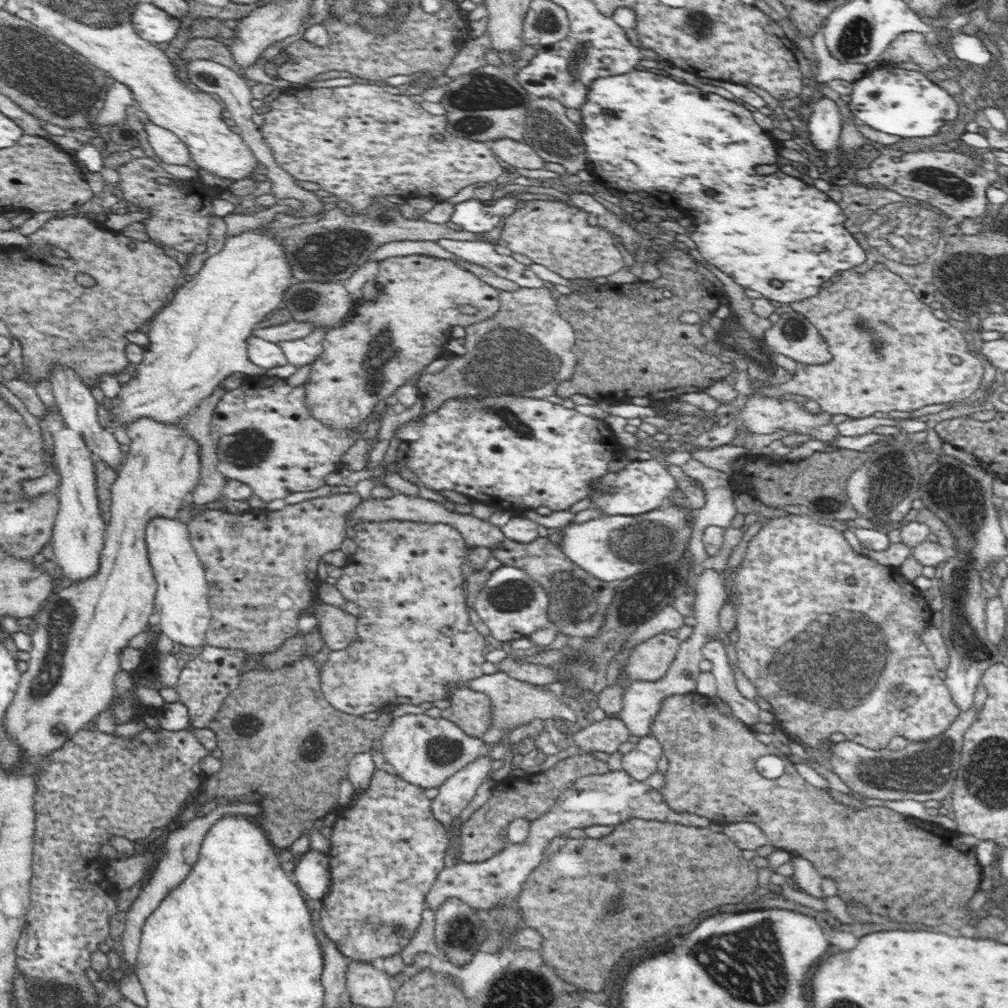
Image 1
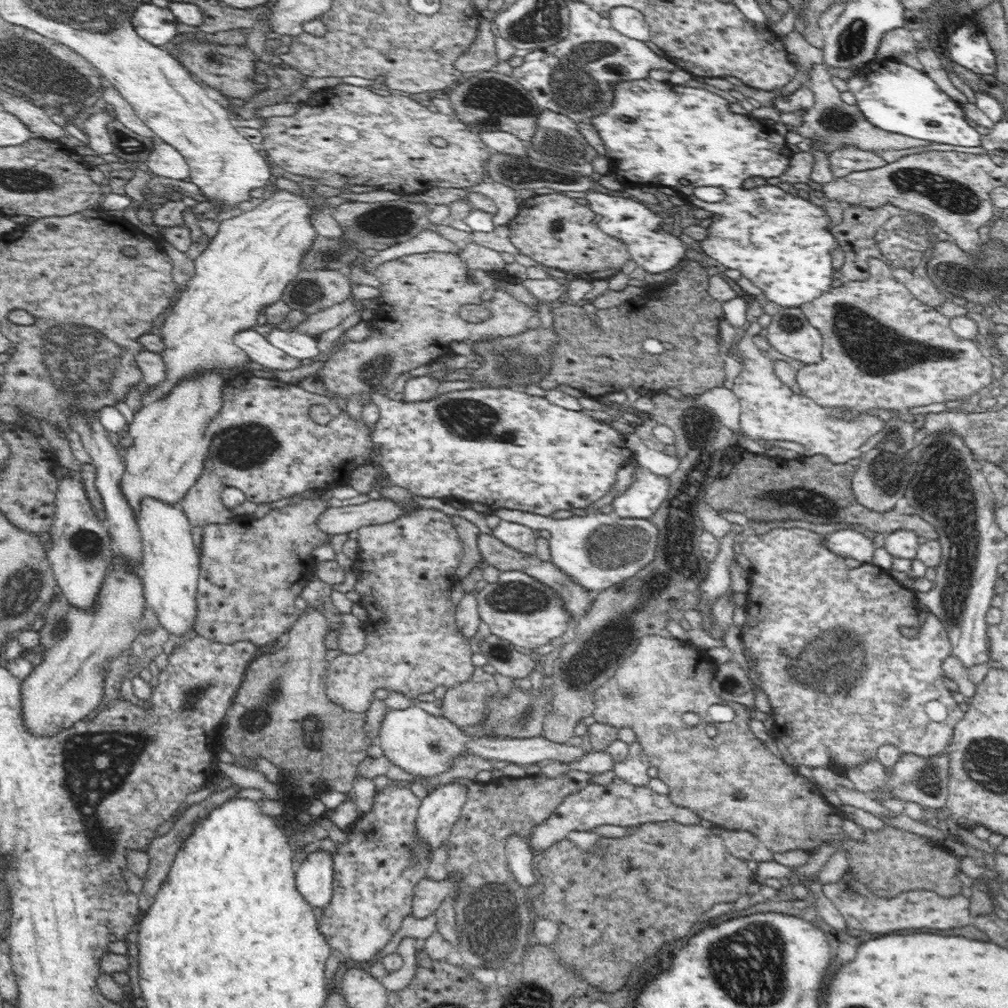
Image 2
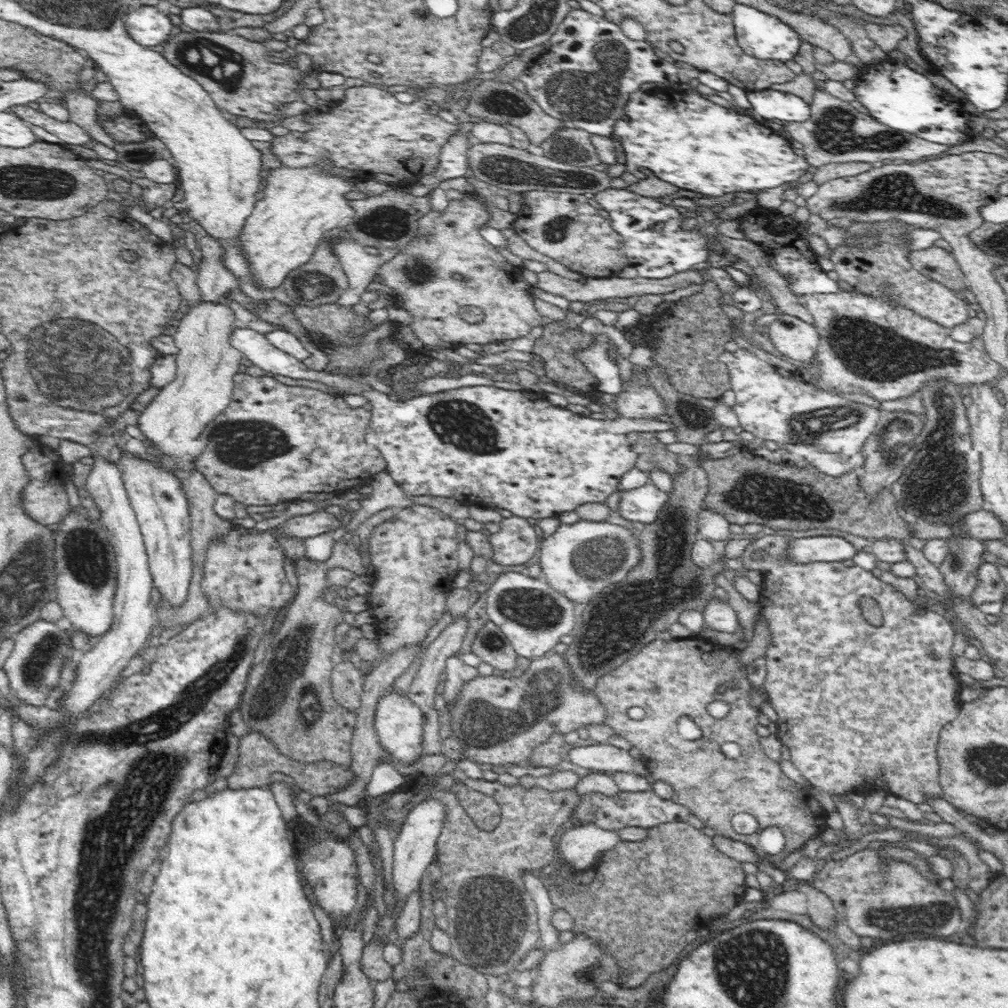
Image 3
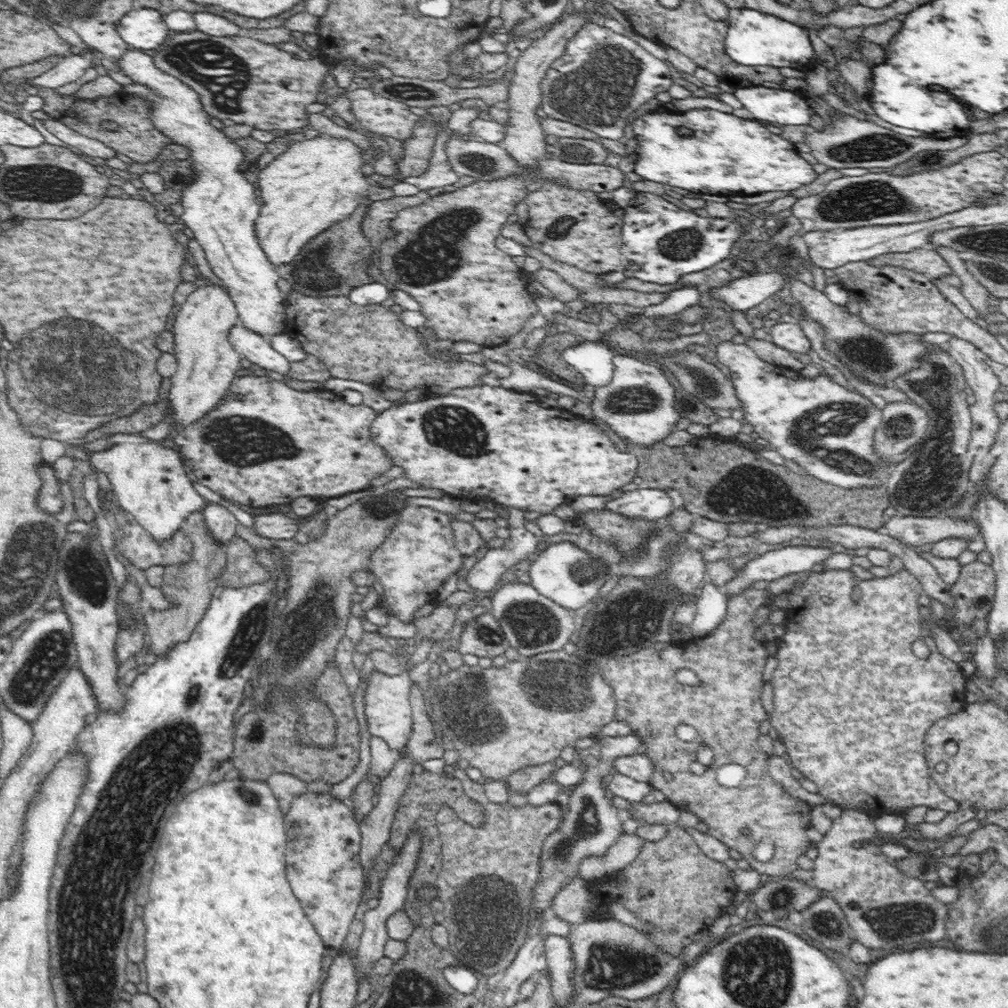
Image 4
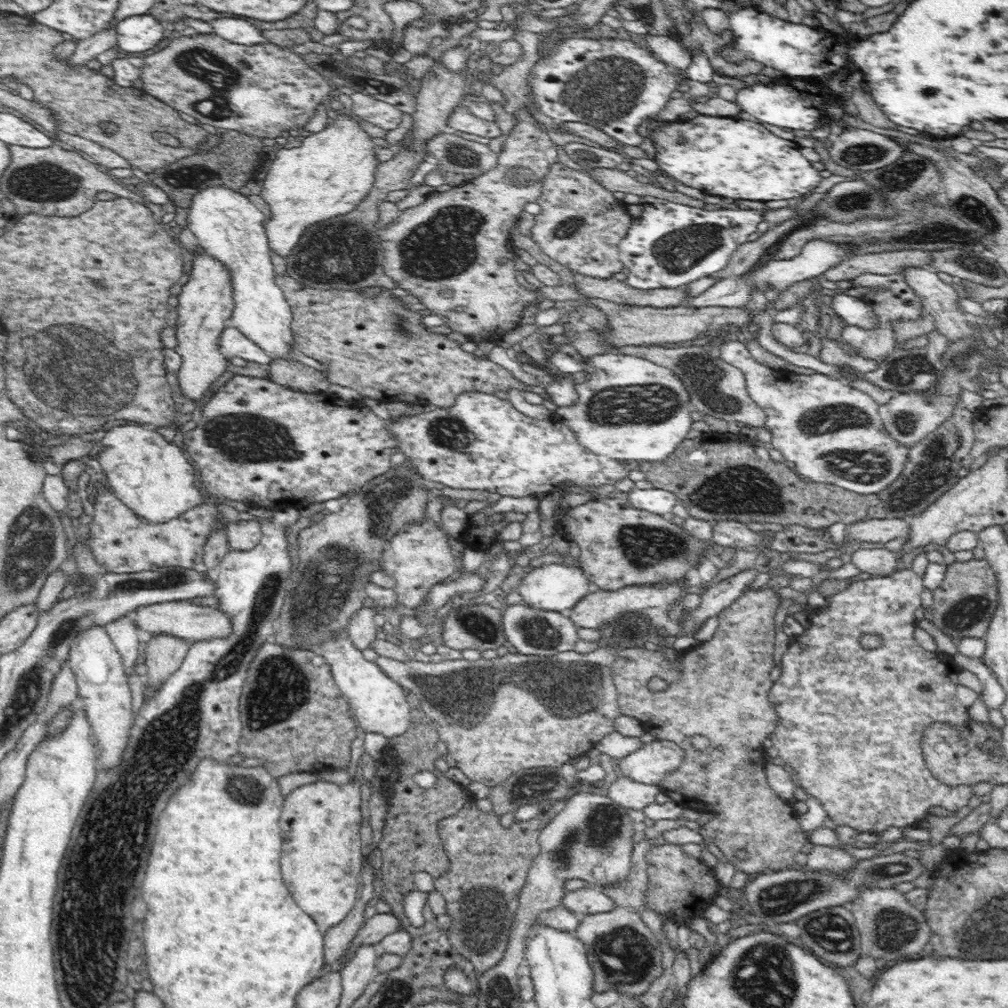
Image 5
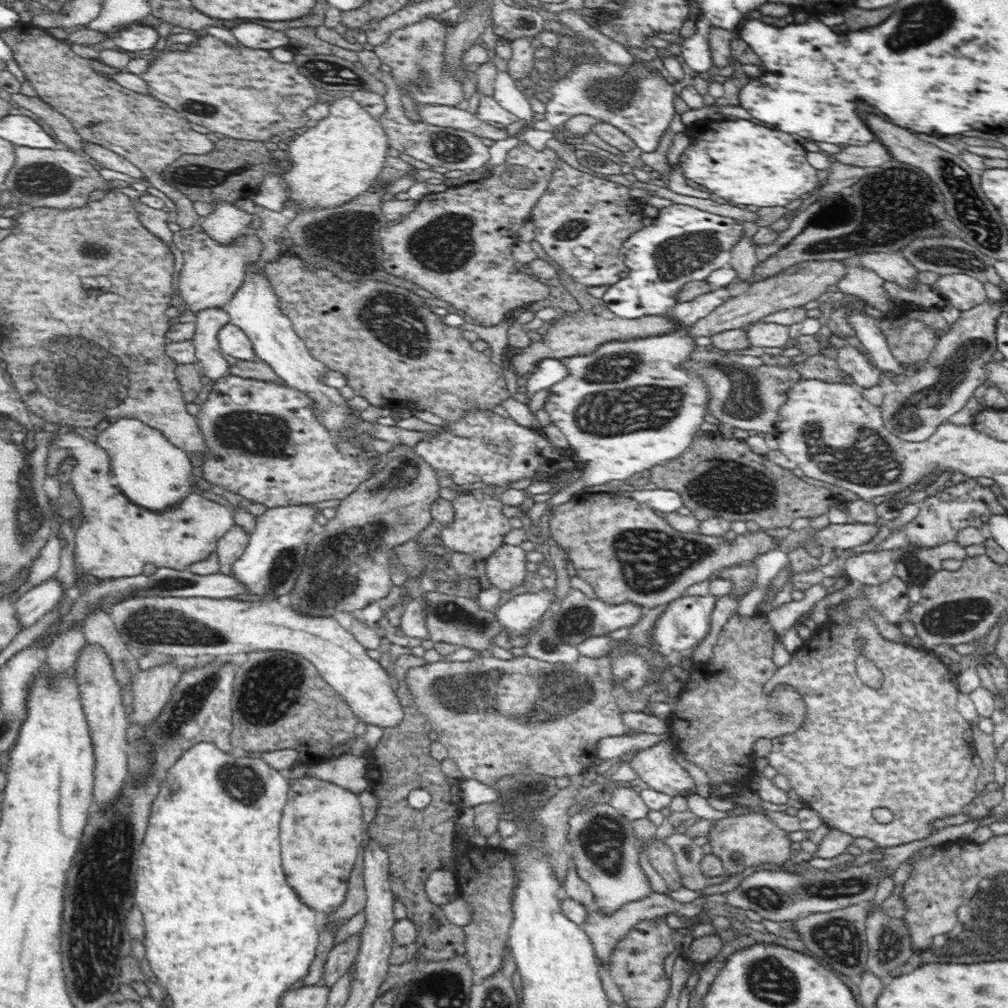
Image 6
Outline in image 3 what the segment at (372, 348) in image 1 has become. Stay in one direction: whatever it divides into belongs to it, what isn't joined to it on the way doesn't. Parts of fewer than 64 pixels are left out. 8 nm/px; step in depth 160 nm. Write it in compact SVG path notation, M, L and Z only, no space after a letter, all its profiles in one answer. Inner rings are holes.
M469 193L462 200L448 200L448 206L441 212L431 210L424 214L419 221L419 234L377 271L381 282L398 295L393 306L401 307L411 314L409 326L424 346L454 349L459 345L514 340L526 336L534 326L541 326L546 322L534 306L532 287L523 279L524 268L510 264L481 236L482 227L488 226L489 222L486 206L482 205L484 200L483 196ZM466 308L480 311L479 314L484 314L484 319L462 319L460 311Z

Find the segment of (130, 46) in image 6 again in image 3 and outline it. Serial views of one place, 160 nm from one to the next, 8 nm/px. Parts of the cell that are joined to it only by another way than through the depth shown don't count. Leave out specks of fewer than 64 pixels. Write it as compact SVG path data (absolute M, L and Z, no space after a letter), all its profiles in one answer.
M136 5L123 20L129 36L145 47L159 46L168 41L174 27L168 15L150 5Z

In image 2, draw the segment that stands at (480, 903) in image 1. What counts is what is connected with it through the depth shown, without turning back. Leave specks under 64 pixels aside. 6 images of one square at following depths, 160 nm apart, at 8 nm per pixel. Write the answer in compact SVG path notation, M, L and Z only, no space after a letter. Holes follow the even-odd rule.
M615 778L614 782L605 785L588 783L578 792L563 798L554 814L530 831L529 848L533 854L538 855L564 840L570 831L591 831L596 826L604 826L604 824L631 829L647 822L675 821L682 825L699 825L700 820L701 818L692 809L676 806L669 799L669 795L658 794L648 787L634 786L620 778ZM445 878L440 881L422 879L414 887L412 916L426 918L434 913L442 900L451 898L458 890L456 879Z

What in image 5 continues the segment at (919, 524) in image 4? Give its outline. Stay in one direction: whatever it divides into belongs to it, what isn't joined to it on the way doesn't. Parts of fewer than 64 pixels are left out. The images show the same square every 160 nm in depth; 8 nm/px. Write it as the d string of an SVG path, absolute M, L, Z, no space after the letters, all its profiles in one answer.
M884 519L866 520L850 526L846 526L845 536L858 542L890 542L894 538L908 540L912 533L909 520L906 519Z

